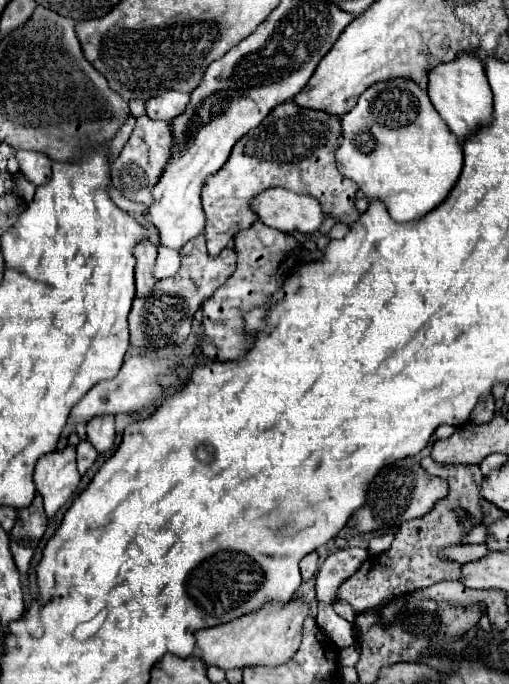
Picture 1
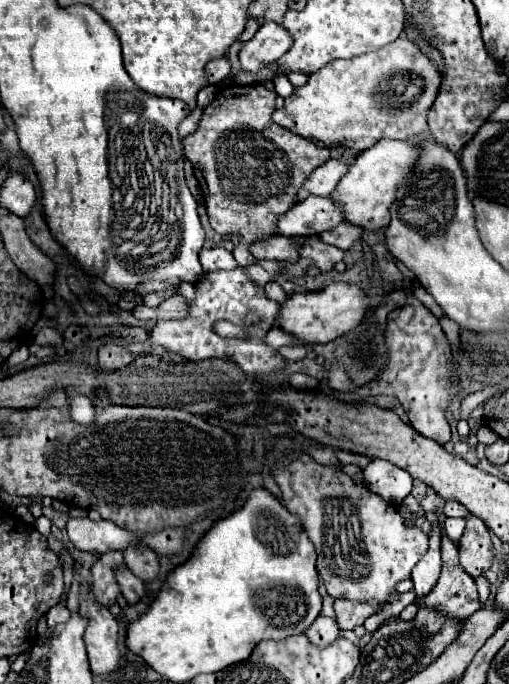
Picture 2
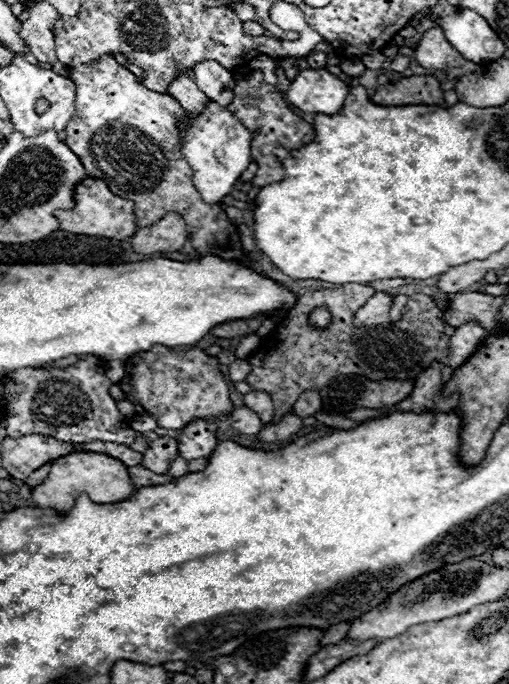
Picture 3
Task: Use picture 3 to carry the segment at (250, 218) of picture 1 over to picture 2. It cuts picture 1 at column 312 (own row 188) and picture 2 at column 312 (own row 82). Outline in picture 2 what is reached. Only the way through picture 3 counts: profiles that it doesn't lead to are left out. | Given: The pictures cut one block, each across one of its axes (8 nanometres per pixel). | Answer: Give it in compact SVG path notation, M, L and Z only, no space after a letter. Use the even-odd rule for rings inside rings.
M400 36L380 50L350 60L332 60L310 74L308 82L302 88L294 88L284 106L274 110L272 122L324 148L340 146L344 148L340 158L348 160L382 138L410 140L426 134L426 114L438 88L440 72L436 64L406 36Z

